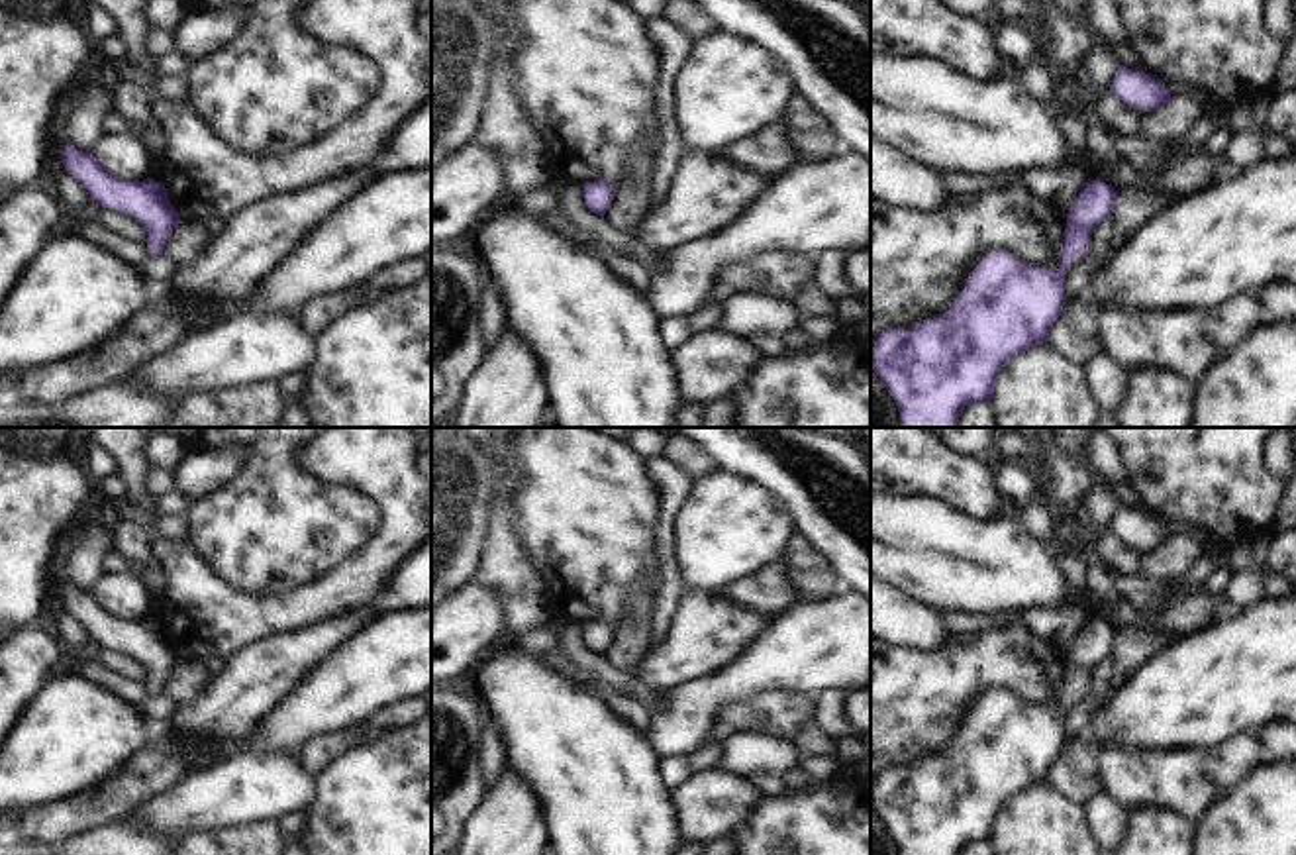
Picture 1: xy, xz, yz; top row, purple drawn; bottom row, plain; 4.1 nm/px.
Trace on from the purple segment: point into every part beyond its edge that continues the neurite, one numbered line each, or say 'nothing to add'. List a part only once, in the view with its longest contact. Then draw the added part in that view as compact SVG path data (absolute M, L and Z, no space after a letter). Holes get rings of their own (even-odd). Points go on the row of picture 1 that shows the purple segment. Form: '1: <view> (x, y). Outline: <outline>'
nothing to add

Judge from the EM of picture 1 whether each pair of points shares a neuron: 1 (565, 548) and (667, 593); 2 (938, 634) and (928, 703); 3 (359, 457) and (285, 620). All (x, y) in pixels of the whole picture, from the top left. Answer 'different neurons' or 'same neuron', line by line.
1: different neurons
2: different neurons
3: same neuron

